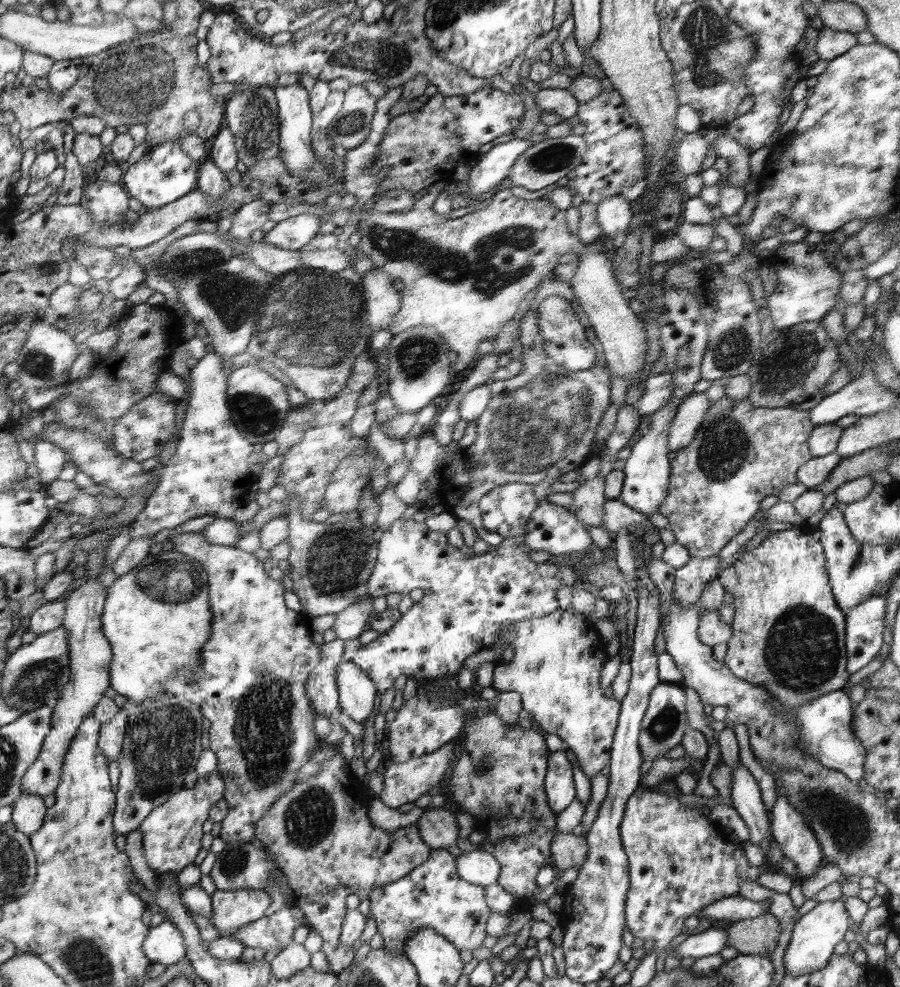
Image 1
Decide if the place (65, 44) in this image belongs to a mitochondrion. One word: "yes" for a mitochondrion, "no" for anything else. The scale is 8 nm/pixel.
no

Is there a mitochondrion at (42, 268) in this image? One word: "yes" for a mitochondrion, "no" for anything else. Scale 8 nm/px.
yes

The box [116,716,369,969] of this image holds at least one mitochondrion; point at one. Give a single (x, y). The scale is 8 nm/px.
(309, 818)

